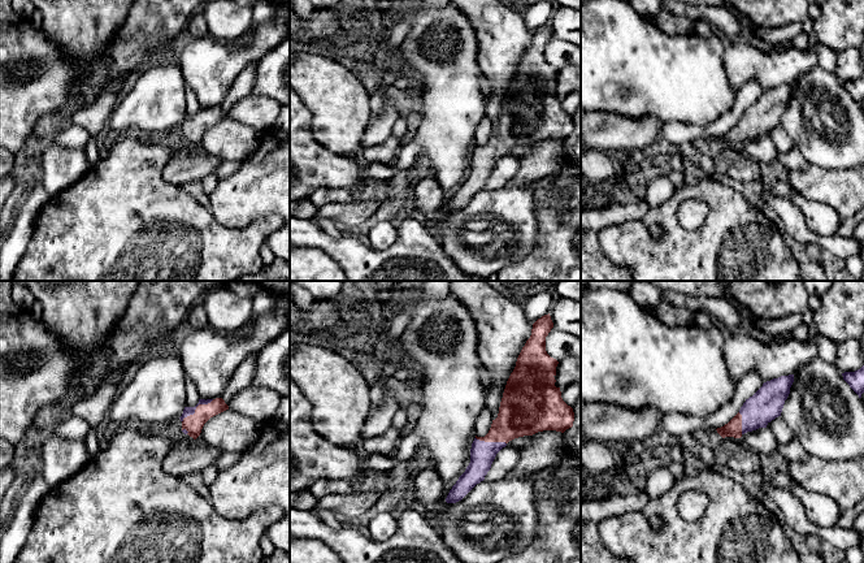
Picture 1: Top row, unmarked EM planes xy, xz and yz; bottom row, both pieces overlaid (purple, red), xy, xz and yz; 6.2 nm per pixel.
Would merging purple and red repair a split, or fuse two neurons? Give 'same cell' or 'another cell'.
same cell

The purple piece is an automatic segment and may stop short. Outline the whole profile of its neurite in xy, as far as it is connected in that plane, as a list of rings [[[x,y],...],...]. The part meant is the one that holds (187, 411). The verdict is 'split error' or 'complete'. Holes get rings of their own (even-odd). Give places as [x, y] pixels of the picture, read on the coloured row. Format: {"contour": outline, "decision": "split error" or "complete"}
{"contour": [[[222,398],[199,399],[195,407],[184,407],[182,416],[182,432],[196,439],[204,424],[213,416],[229,410]]], "decision": "split error"}

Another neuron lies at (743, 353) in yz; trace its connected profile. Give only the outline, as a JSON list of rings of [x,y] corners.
[[[726,333],[724,356],[733,381],[738,382],[748,371],[756,371],[767,382],[793,374],[819,356],[819,345],[812,341],[791,339],[782,345],[761,342],[748,334]]]

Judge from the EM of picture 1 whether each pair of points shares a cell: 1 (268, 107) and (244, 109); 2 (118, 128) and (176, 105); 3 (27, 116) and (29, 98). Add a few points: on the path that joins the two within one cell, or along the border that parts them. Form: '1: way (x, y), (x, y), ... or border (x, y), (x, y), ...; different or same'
1: way (263, 109), (250, 109); same
2: way (133, 113), (146, 107), (161, 105); same
3: way (27, 112), (27, 102); same

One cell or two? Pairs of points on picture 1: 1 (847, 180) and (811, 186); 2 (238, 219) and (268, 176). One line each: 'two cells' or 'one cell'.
1: one cell
2: one cell

